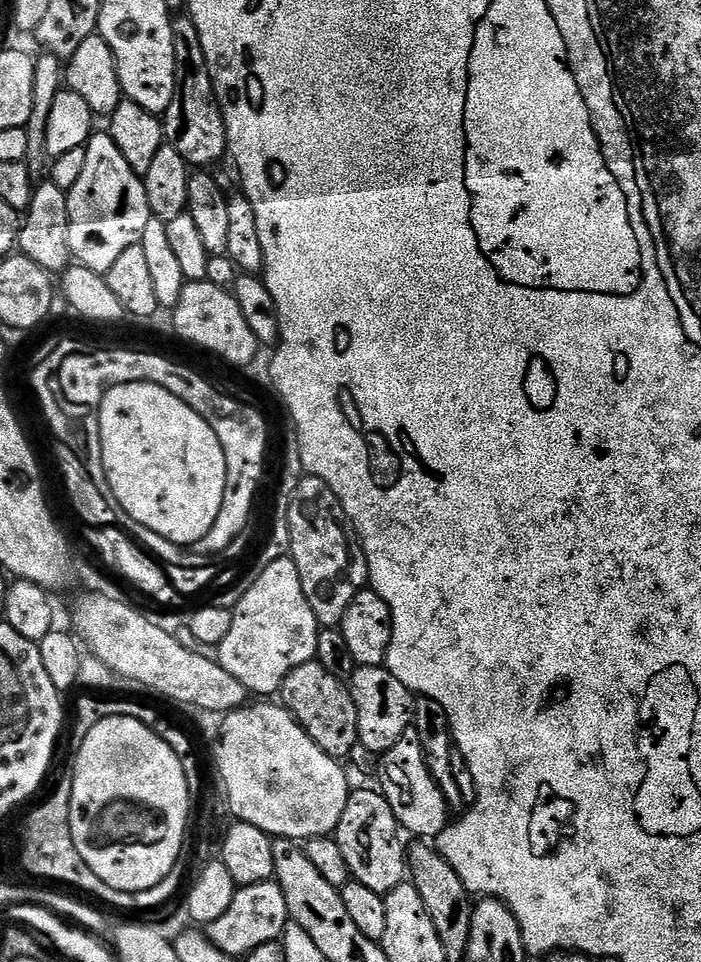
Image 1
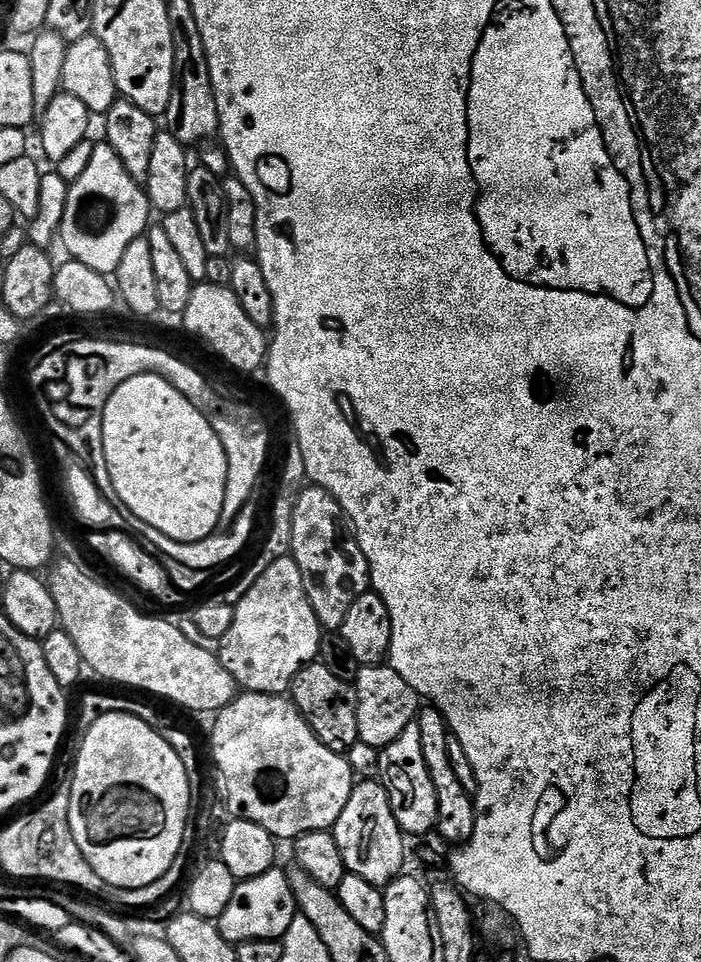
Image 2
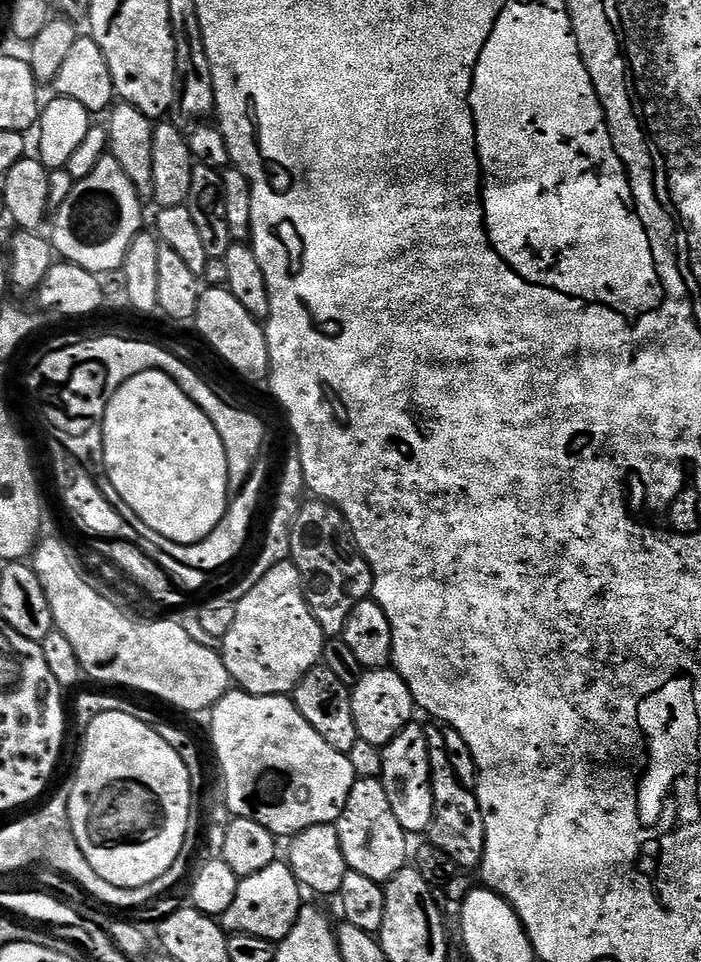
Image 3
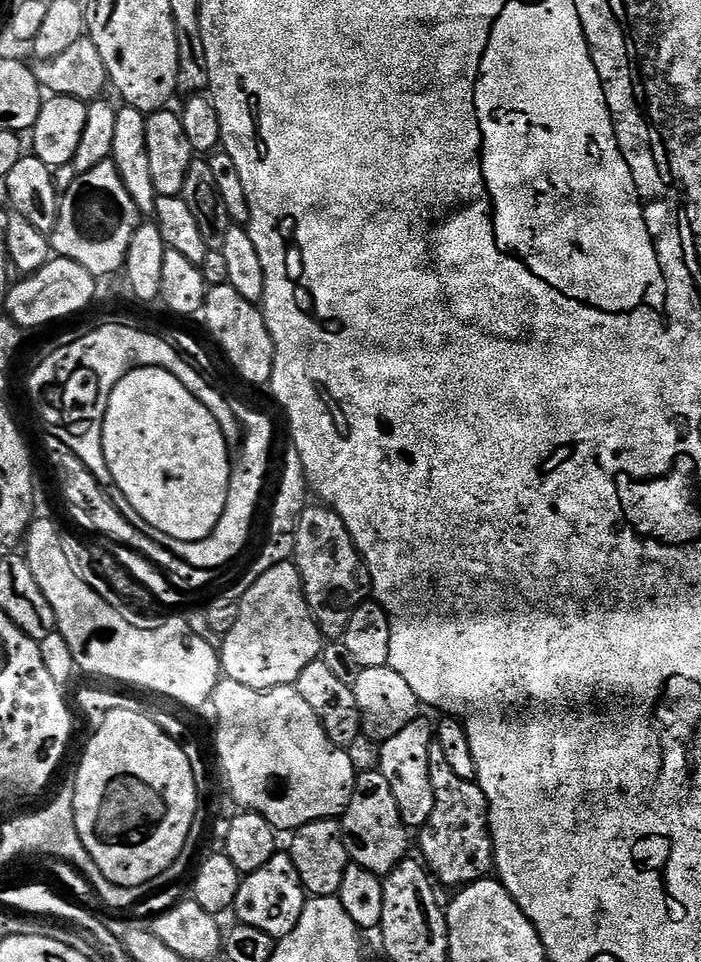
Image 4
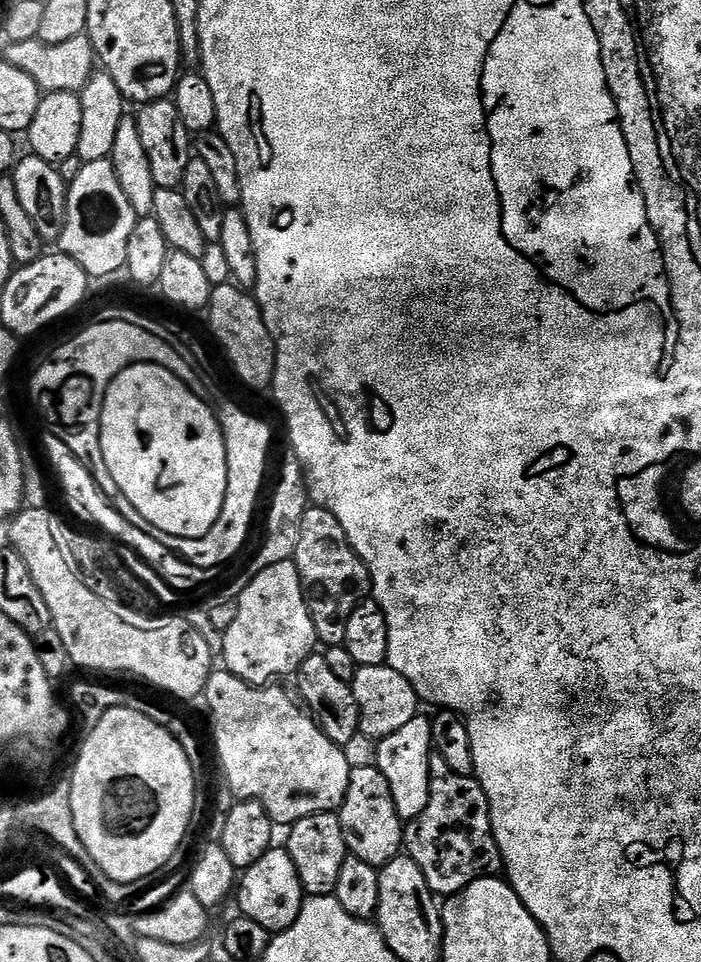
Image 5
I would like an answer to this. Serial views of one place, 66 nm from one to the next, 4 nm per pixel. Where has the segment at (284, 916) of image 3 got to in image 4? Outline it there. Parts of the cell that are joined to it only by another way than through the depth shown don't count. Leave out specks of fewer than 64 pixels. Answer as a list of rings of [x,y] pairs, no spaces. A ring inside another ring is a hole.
[[[277,854],[266,862],[266,866],[262,866],[262,870],[249,872],[241,879],[234,905],[235,919],[246,926],[254,926],[254,930],[262,930],[262,934],[279,938],[290,934],[290,930],[298,926],[305,899],[306,893],[300,885],[298,870],[294,870],[291,855]]]

